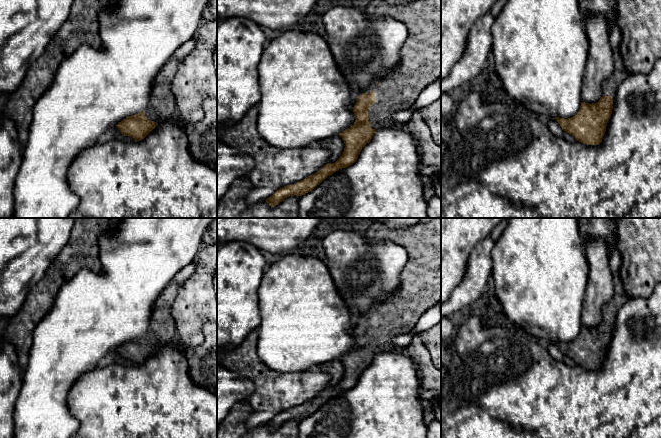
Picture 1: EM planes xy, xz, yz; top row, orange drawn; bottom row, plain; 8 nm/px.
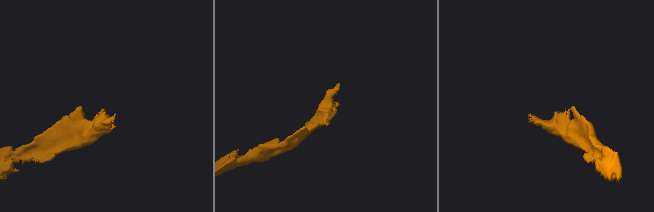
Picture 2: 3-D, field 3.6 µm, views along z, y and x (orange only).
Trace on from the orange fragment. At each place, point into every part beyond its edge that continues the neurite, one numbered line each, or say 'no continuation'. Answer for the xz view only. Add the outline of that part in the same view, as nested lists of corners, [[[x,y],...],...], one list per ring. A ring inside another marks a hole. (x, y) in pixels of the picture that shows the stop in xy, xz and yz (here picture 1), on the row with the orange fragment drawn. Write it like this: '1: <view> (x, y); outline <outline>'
1: xz (420, 57); outline [[[371,0],[364,11],[370,20],[390,18],[404,23],[407,28],[407,40],[400,50],[398,66],[356,94],[356,97],[372,91],[375,94],[377,101],[368,109],[372,129],[400,127],[392,120],[393,114],[401,110],[412,110],[421,91],[441,77],[441,0],[416,0],[399,4]]]

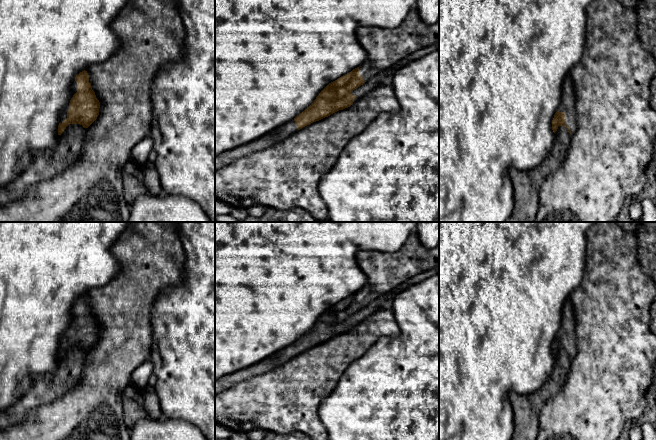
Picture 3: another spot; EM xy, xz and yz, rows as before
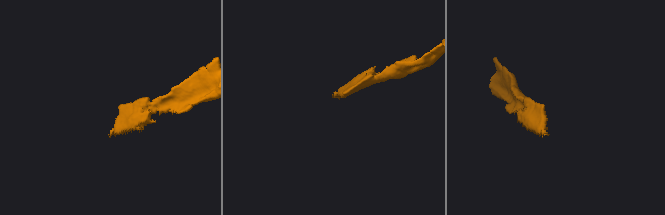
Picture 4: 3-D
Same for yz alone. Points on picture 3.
1: yz (567, 105); outline [[[570,74],[566,75],[562,84],[562,99],[557,109],[559,112],[565,113],[566,126],[570,128],[571,135],[577,129],[576,113],[575,113],[575,90]]]

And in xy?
1: xy (63, 114); outline [[[67,105],[61,112],[60,112],[60,123],[62,123],[67,118],[67,112],[69,110],[69,105]]]

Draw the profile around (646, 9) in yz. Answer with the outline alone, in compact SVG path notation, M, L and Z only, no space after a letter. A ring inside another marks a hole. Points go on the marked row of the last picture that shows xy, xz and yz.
M637 0L637 34L643 49L656 59L656 0Z

